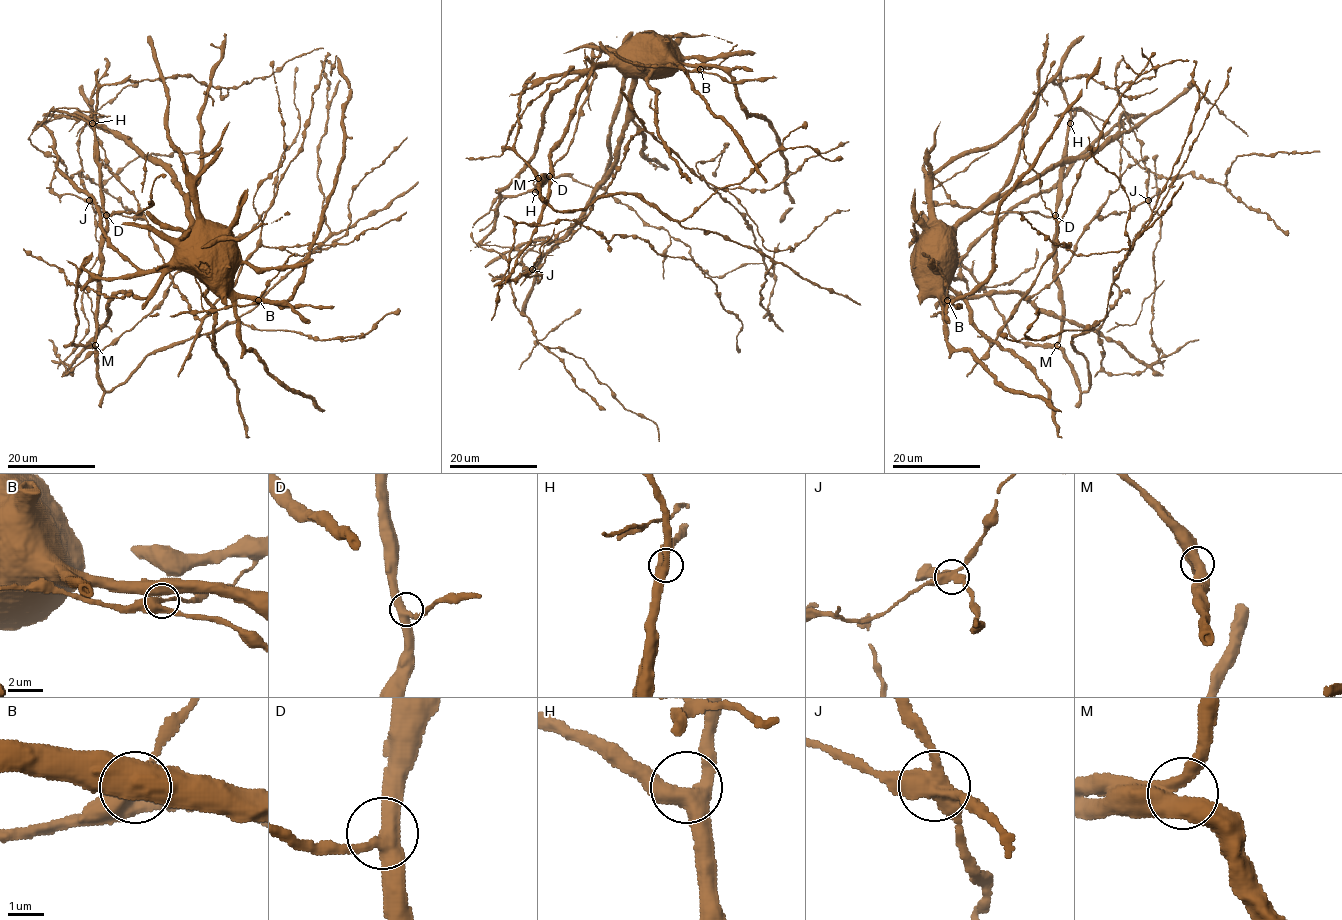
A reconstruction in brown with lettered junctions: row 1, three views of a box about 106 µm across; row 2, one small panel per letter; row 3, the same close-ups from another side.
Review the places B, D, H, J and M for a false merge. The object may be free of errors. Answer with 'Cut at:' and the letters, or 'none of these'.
Cut at: J

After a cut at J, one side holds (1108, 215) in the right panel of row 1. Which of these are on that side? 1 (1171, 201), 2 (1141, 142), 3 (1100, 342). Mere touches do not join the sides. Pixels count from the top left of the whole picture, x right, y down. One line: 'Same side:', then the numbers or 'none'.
Same side: 1, 3

